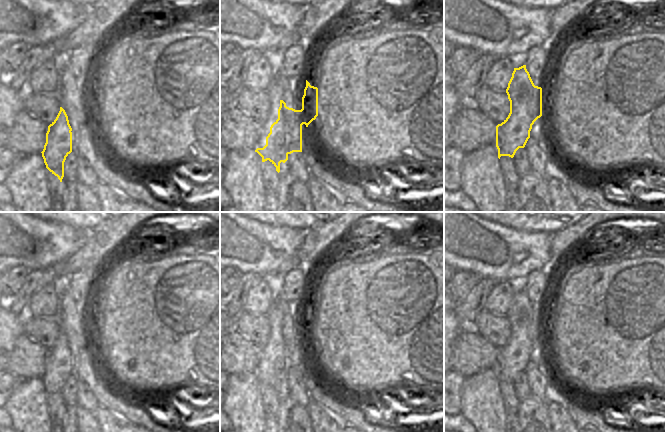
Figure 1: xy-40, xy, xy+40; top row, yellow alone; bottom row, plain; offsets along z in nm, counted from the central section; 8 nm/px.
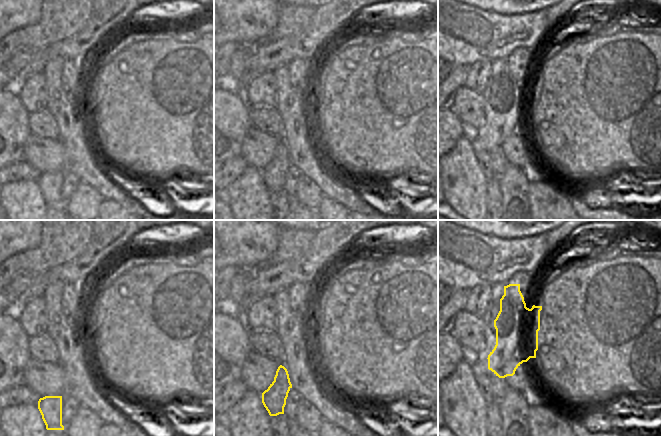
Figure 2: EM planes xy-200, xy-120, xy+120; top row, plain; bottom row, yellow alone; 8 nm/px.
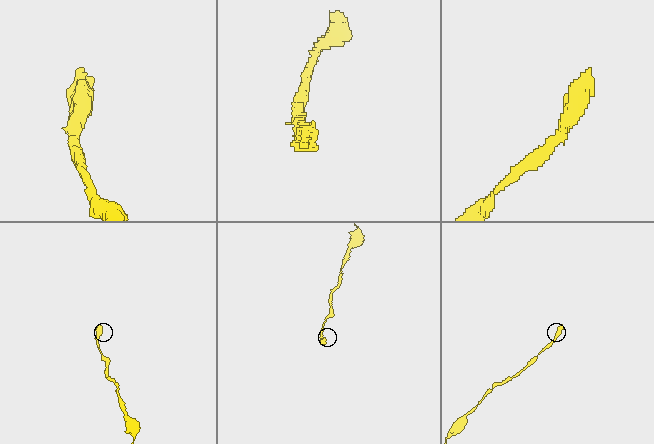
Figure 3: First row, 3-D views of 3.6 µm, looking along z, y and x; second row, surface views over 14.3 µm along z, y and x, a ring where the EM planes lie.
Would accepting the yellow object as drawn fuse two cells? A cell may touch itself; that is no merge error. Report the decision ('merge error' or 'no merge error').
no merge error

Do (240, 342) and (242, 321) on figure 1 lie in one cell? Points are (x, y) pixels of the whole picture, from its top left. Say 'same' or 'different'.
different

